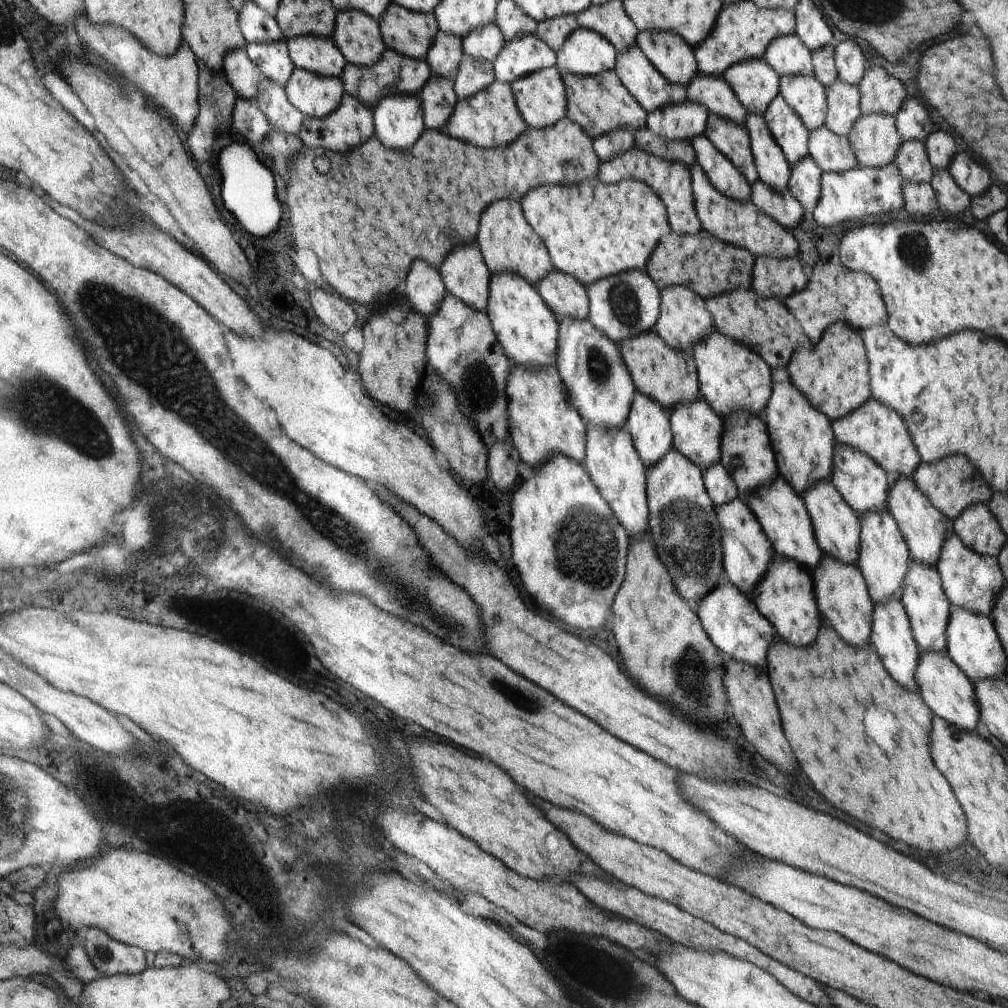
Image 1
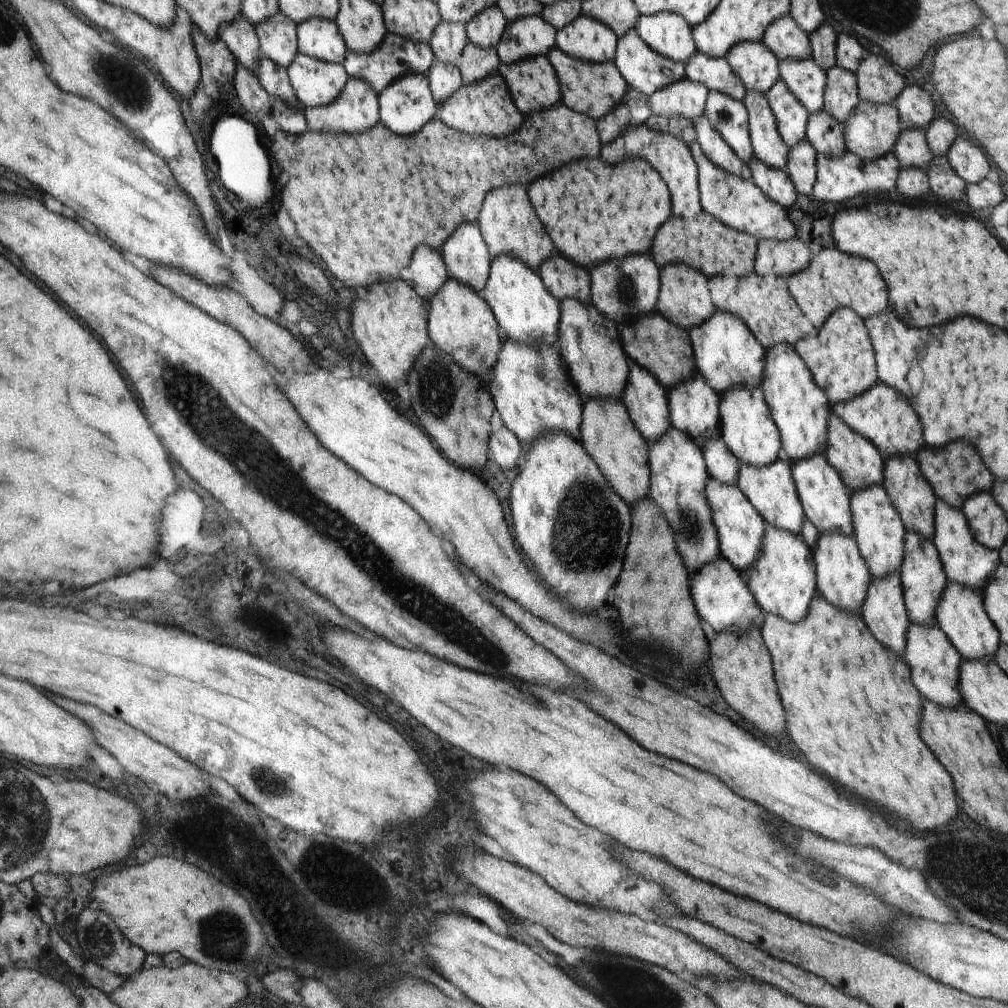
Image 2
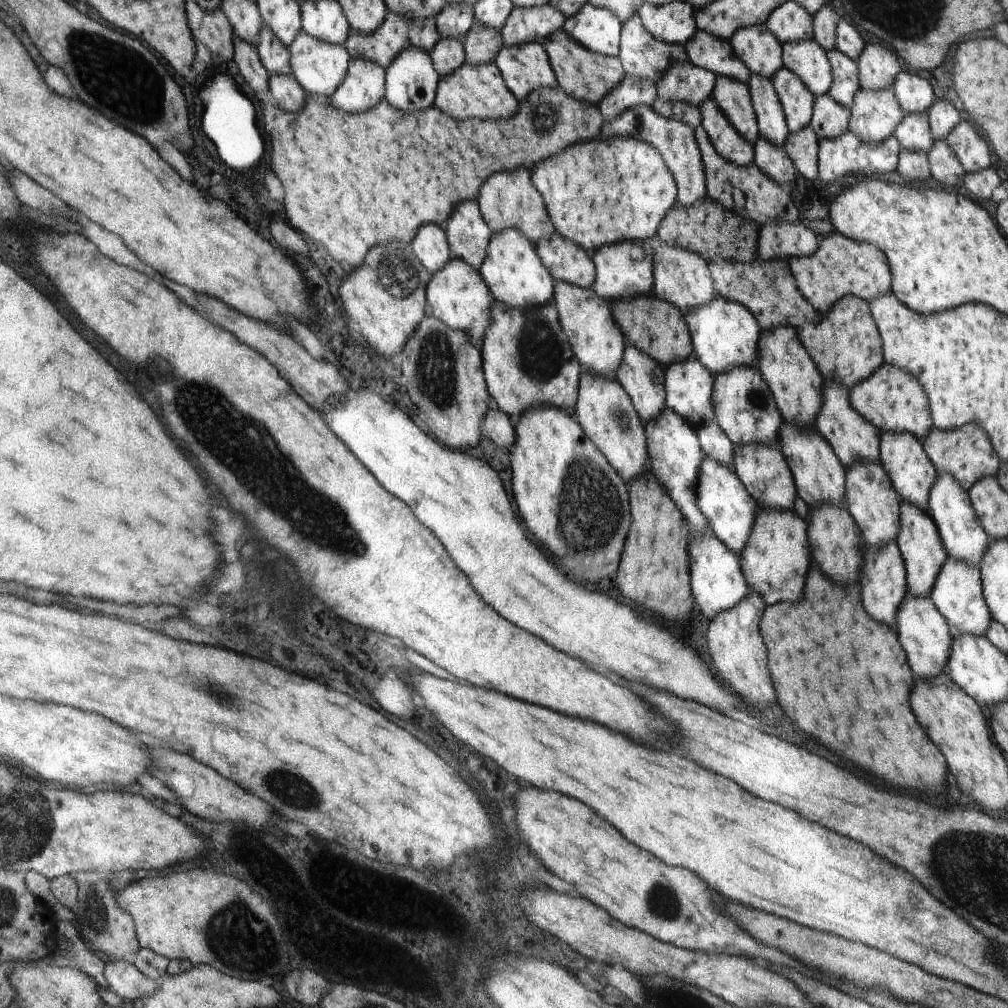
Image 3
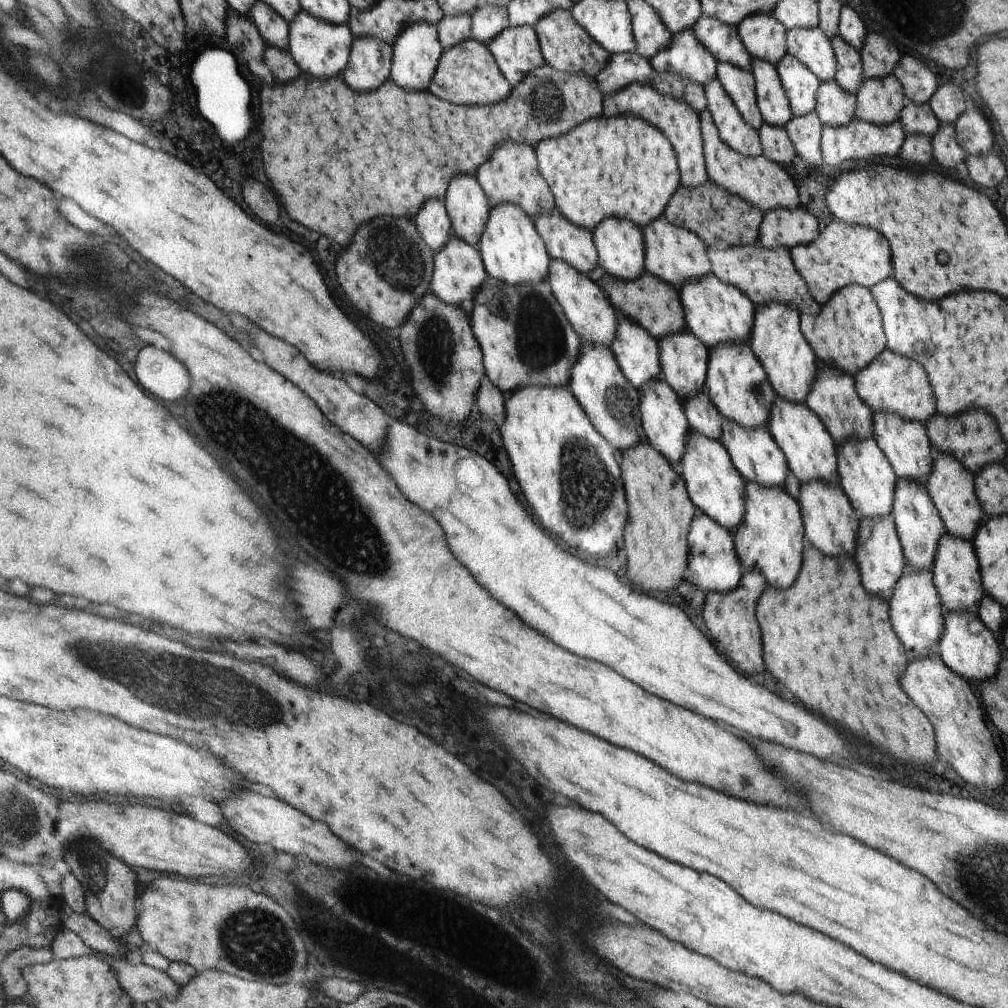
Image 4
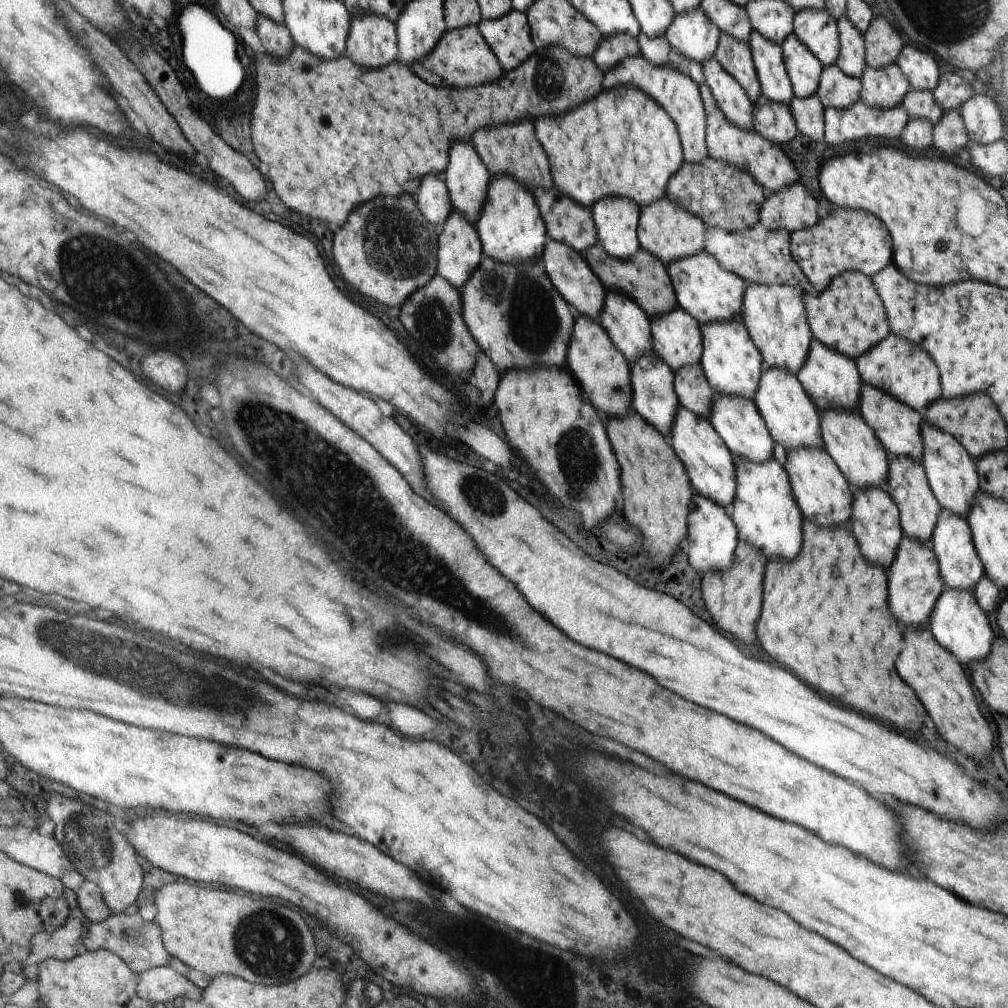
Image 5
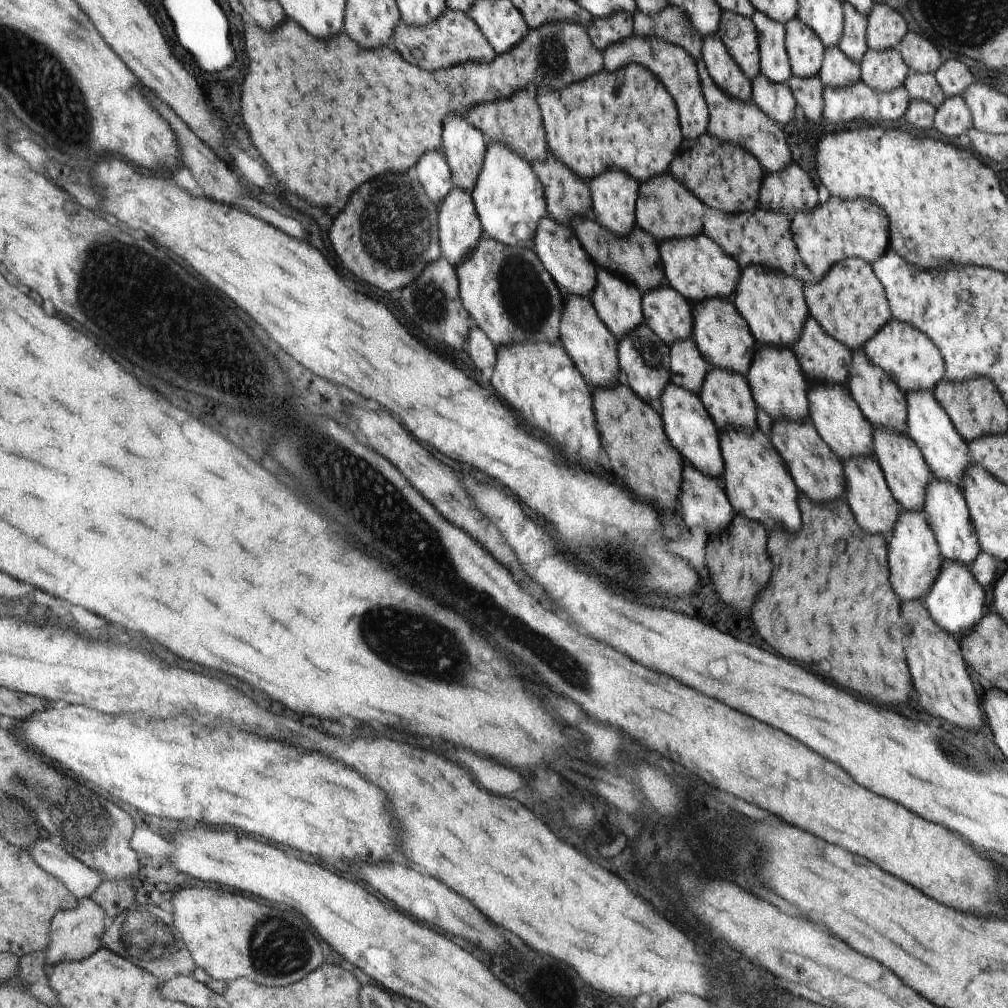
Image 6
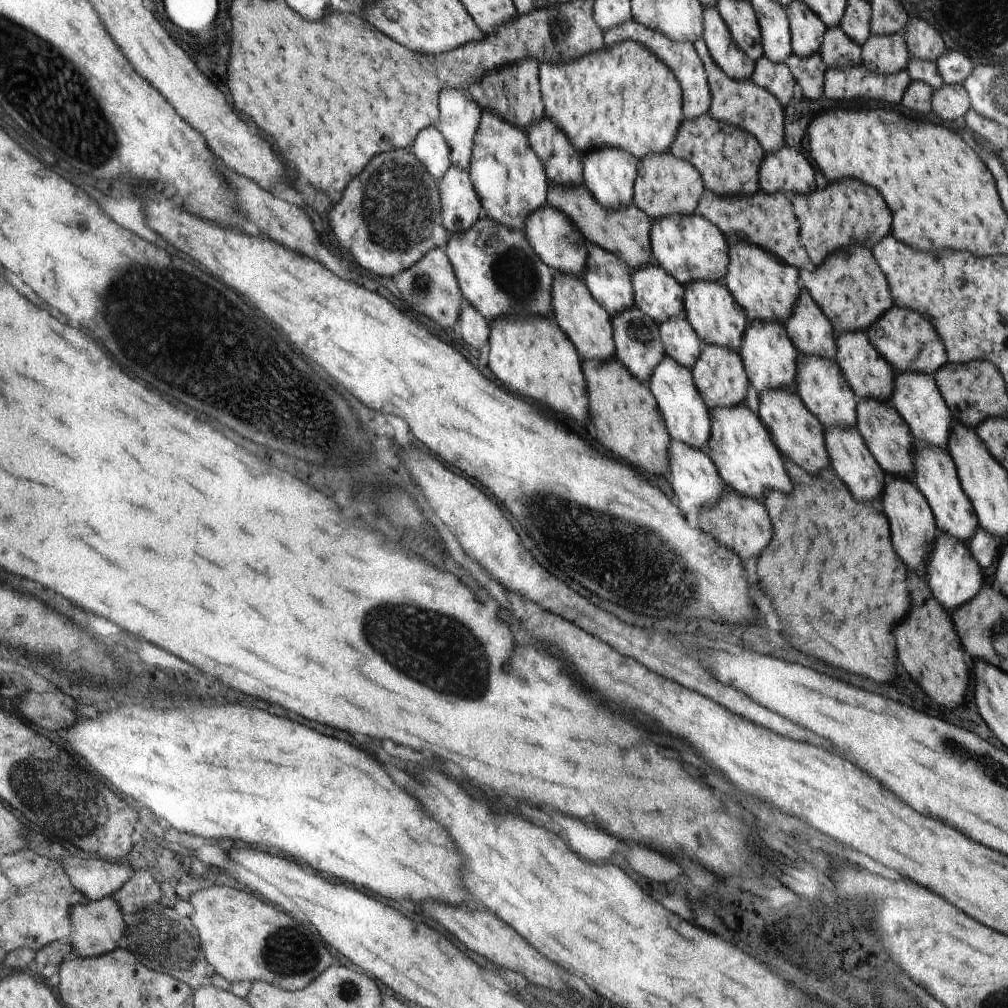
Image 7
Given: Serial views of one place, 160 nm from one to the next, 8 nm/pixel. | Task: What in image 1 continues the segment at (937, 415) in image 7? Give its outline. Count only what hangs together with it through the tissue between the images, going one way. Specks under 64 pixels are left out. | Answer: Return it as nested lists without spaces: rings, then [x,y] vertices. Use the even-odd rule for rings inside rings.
[[[954,532],[941,546],[938,569],[941,573],[941,581],[944,583],[946,596],[951,604],[984,616],[991,616],[998,595],[1001,595],[1006,586],[997,557],[982,556],[971,551]]]

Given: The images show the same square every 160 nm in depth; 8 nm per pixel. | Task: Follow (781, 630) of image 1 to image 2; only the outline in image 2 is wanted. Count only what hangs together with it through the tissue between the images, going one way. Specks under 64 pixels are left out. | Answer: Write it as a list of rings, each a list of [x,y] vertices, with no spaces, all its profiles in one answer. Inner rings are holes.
[[[768,525],[762,554],[756,564],[750,570],[746,570],[746,574],[758,606],[766,610],[767,614],[782,616],[790,622],[798,622],[806,616],[816,592],[814,582],[817,581],[817,572],[814,572],[812,552],[802,540],[802,535]]]

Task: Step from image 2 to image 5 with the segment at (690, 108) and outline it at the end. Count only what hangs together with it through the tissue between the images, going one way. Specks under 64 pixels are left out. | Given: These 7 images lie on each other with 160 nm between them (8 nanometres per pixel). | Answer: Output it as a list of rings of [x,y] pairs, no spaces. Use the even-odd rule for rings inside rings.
[[[702,7],[677,14],[668,25],[665,35],[680,54],[702,64],[714,55],[721,30],[707,17]]]

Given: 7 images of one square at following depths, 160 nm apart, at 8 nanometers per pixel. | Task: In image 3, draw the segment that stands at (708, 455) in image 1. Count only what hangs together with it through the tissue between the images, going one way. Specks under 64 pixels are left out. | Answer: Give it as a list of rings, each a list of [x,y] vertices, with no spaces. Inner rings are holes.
[[[694,356],[686,358],[686,362],[670,364],[666,374],[666,403],[670,410],[677,412],[681,418],[695,425],[708,425],[716,417],[713,403],[714,375]]]

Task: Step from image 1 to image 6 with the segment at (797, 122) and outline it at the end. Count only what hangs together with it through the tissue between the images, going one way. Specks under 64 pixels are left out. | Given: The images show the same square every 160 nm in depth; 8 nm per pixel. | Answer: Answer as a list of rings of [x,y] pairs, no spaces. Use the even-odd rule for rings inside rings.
[[[797,17],[785,26],[785,48],[792,76],[819,76],[824,64],[825,44]]]

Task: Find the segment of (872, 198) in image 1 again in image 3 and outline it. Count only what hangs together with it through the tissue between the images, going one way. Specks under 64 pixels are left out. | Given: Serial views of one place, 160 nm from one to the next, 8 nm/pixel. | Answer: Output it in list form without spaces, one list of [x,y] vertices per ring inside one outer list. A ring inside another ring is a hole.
[[[846,132],[834,140],[819,140],[818,150],[818,179],[822,184],[830,184],[839,189],[840,182],[844,176],[848,174],[864,174],[864,176],[880,176],[880,174],[888,174],[892,170],[896,170],[896,162],[898,162],[898,152],[900,152],[900,144],[897,138],[893,136],[886,142],[880,144],[864,143],[858,139],[852,132]]]

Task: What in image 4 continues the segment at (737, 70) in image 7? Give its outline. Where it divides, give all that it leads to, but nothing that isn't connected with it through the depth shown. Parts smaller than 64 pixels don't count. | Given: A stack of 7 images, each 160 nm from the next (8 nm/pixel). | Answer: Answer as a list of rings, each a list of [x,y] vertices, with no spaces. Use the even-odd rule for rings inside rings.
[[[717,78],[710,80],[704,88],[705,95],[708,96],[708,110],[725,144],[748,158],[761,156],[762,146],[758,132],[745,122]]]

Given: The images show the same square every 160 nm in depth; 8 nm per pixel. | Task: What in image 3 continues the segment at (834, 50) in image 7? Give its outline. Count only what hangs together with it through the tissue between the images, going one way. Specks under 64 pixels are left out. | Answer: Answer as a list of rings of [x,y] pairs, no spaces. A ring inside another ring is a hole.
[[[828,93],[813,103],[813,117],[809,123],[818,140],[834,140],[847,132],[850,110],[832,100]]]

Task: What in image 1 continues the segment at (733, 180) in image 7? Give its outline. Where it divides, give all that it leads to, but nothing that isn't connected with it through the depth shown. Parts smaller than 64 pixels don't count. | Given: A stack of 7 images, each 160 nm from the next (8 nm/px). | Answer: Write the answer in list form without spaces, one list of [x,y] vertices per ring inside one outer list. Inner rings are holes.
[[[707,230],[697,234],[665,234],[652,251],[645,270],[659,289],[676,283],[685,283],[702,298],[721,296],[738,289],[750,289],[753,282],[754,255],[742,247],[718,240]]]

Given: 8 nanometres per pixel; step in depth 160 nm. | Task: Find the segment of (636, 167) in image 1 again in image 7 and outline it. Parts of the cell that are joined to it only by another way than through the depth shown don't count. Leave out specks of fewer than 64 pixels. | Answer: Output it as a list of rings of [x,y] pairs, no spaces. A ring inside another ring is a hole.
[[[630,17],[628,20],[607,28],[603,31],[605,48],[616,45],[620,41],[634,41],[642,43],[647,46],[670,70],[676,75],[678,82],[681,85],[681,91],[686,98],[686,118],[693,121],[700,116],[709,112],[711,105],[711,90],[709,89],[709,82],[707,74],[700,60],[700,55],[697,53],[697,47],[692,41],[674,41],[666,35],[659,33],[657,30],[652,30],[650,27],[644,26],[641,22]]]

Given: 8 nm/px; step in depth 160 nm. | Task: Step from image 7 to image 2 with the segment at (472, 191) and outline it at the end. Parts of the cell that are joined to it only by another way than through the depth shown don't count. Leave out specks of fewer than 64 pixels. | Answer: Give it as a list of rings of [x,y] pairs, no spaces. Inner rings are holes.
[[[456,279],[446,280],[442,289],[430,300],[429,333],[430,341],[450,354],[462,368],[475,374],[489,393],[492,372],[503,348],[503,332],[492,307],[475,293],[473,287]]]

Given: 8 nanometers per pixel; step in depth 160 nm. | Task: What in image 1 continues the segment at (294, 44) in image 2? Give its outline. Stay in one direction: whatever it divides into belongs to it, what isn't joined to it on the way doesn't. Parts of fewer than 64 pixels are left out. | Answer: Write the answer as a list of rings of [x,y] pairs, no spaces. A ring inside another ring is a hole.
[[[287,37],[265,43],[247,43],[250,60],[260,69],[262,76],[270,78],[283,87],[288,82],[295,64],[289,55]]]

